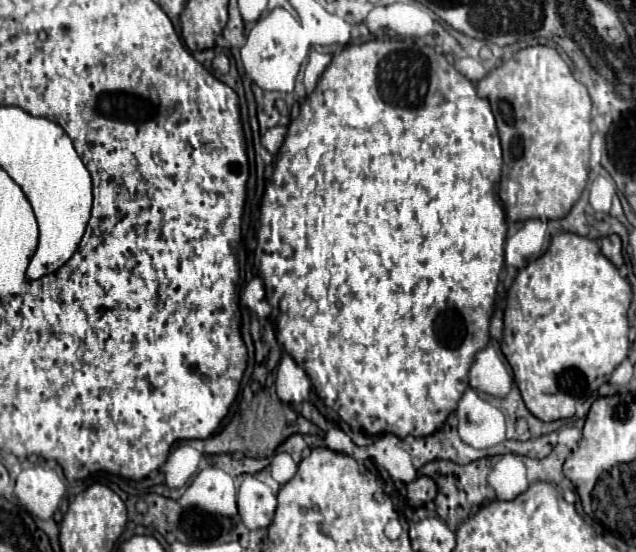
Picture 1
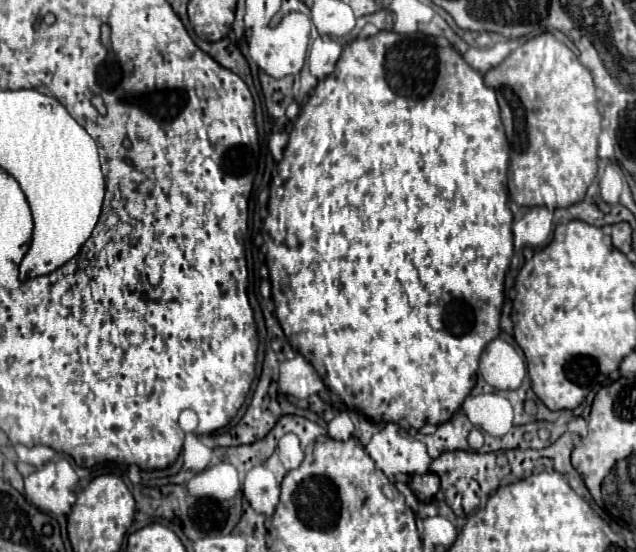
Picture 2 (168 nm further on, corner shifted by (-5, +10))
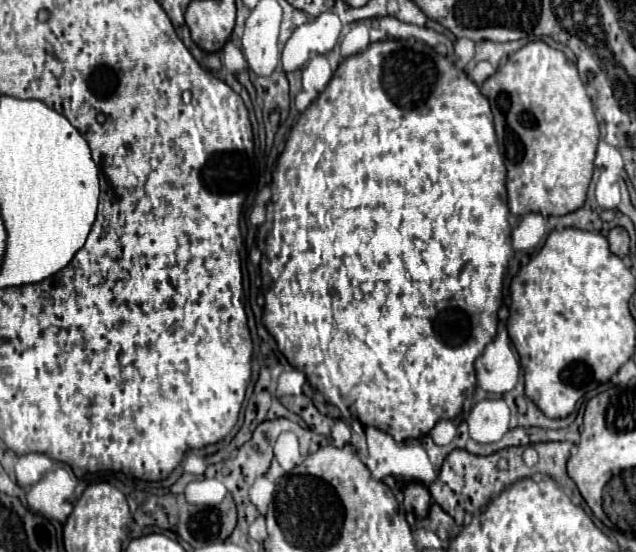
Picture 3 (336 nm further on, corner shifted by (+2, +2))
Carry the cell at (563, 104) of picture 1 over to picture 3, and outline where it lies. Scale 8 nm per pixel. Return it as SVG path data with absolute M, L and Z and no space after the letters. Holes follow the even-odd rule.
M531 41L517 53L513 53L509 61L481 85L481 93L491 103L499 149L503 149L507 167L507 199L511 213L515 217L527 213L541 213L543 217L549 217L567 215L583 207L587 187L595 169L593 159L599 143L599 123L593 111L591 97L585 91L575 63L547 43Z

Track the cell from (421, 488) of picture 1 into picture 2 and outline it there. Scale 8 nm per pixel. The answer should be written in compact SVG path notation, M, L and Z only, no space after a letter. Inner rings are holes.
M424 473L424 475L414 475L410 481L410 487L414 491L414 495L422 501L422 503L430 503L432 497L438 493L440 489L440 477L436 477L436 473Z

